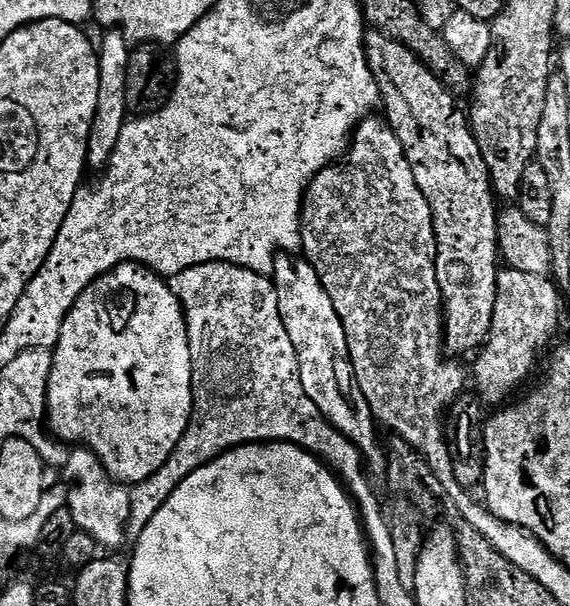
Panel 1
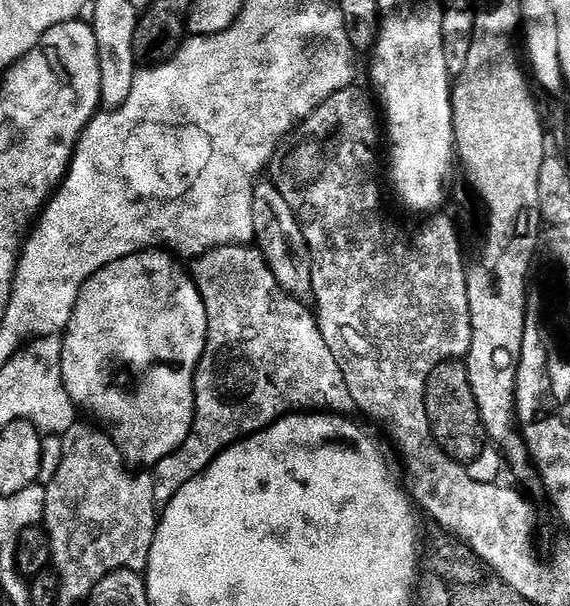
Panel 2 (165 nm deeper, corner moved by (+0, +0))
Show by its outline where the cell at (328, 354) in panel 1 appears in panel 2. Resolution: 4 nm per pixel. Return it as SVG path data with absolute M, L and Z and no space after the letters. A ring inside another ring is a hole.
M266 180L253 185L249 204L251 206L250 227L255 247L263 254L264 261L266 261L280 291L293 299L305 299L304 296L307 297L312 290L311 267L307 259L298 254L301 228L297 221L297 213L288 206L275 185Z

